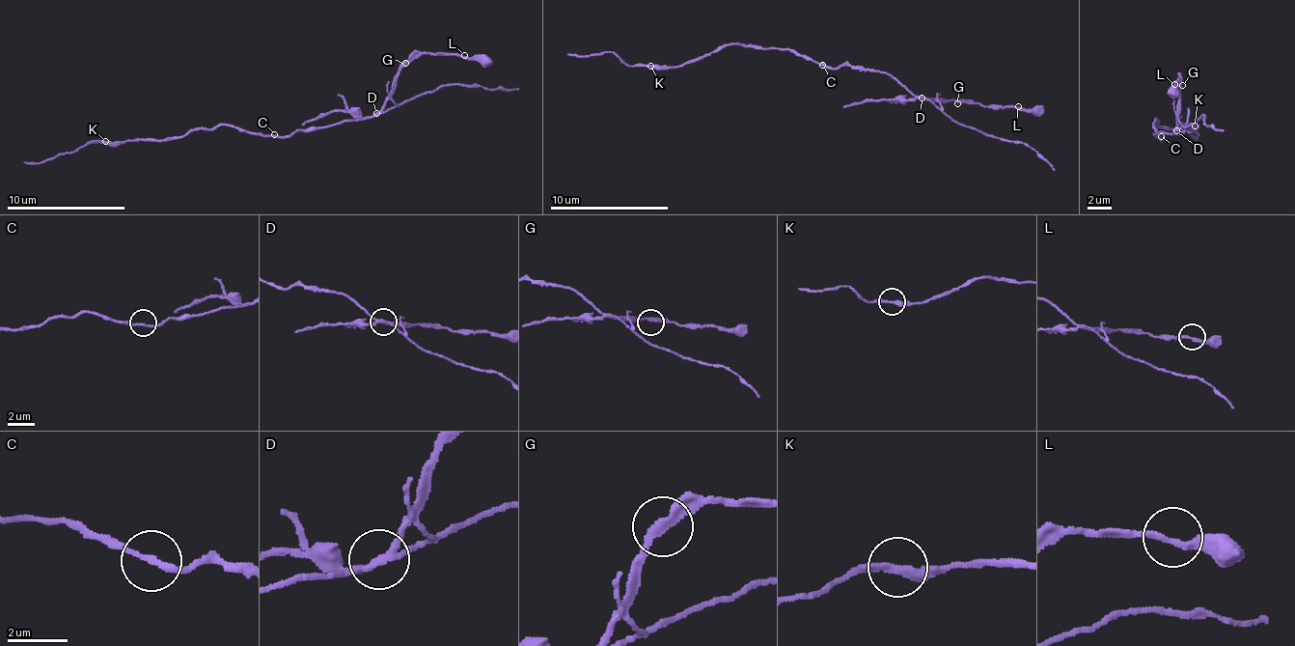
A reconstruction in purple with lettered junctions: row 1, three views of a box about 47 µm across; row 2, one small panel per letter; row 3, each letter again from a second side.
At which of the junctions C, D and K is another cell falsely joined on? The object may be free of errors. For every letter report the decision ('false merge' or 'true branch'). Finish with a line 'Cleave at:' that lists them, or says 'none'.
C: true branch
D: false merge
K: true branch
Cleave at: D

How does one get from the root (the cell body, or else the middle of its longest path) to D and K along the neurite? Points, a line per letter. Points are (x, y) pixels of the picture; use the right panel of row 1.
D: (1158, 139), (1161, 140), (1156, 136), (1153, 138), (1158, 132), (1169, 135), (1175, 131)
K: (1158, 139), (1153, 122), (1156, 119), (1159, 126), (1172, 129), (1195, 126)

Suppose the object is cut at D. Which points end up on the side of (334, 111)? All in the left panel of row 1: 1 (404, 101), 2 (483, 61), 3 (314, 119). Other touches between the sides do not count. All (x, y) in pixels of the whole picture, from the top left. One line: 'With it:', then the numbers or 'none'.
With it: 2, 3

